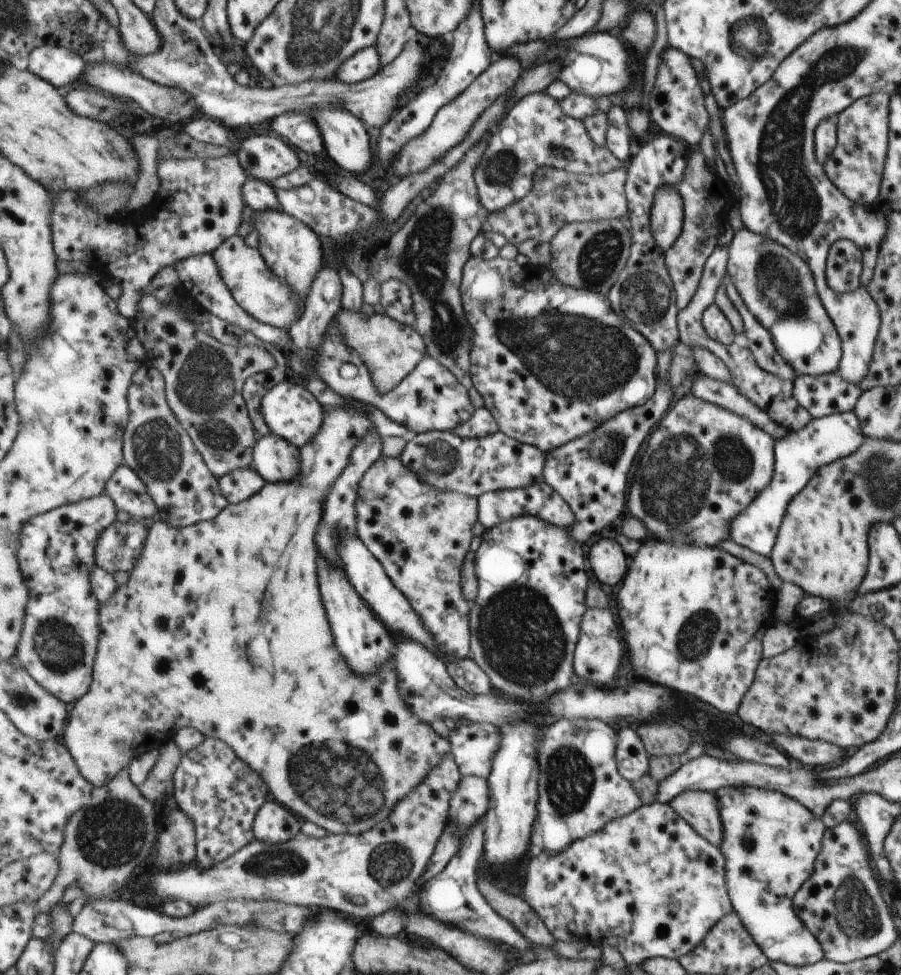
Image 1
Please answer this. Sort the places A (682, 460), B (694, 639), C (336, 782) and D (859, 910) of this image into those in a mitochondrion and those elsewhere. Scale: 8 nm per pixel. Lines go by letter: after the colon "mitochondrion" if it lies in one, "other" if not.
A: mitochondrion
B: mitochondrion
C: mitochondrion
D: mitochondrion

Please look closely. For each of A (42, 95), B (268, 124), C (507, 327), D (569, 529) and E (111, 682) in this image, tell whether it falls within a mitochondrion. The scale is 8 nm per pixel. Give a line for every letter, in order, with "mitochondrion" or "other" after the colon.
A: other
B: other
C: mitochondrion
D: other
E: other

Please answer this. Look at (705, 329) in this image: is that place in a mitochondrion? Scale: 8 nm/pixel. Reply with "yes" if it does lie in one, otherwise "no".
no

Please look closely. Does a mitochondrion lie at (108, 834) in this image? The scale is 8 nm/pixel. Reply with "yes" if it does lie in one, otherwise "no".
yes

